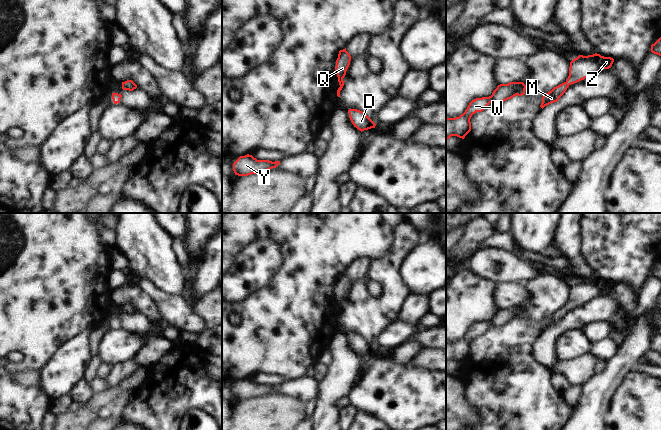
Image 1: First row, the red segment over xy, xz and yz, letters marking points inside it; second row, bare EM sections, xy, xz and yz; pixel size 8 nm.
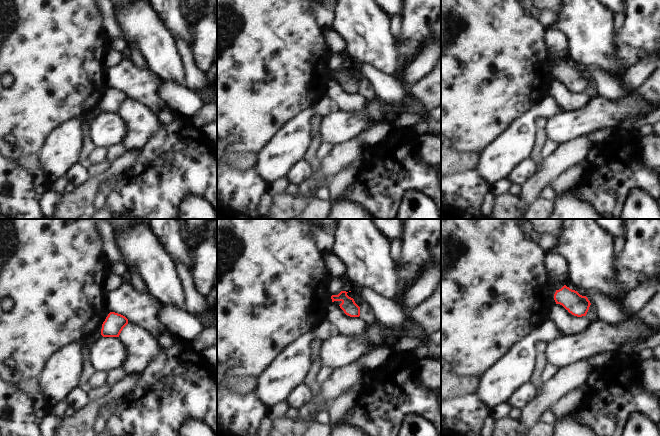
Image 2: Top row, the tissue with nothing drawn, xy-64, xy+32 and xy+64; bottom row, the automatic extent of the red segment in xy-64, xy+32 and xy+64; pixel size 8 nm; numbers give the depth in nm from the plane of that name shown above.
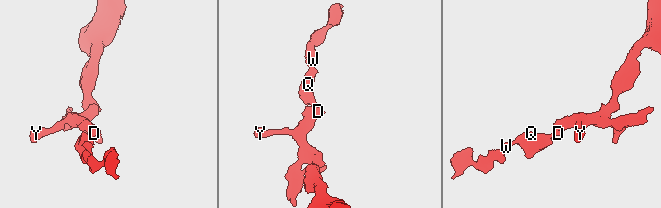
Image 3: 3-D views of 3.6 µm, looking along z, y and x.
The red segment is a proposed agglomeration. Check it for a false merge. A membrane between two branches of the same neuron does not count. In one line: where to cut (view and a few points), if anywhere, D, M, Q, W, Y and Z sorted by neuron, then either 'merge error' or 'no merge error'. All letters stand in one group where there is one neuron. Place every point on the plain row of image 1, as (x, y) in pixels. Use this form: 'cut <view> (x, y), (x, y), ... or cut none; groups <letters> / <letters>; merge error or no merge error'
cut none; groups D M Q W Y Z; no merge error

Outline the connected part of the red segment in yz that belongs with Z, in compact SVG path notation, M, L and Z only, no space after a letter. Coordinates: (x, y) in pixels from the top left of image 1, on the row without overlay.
M597 277L588 280L579 279L570 286L567 304L544 318L540 331L543 333L545 330L557 326L571 308L584 304L602 293L611 292L613 286L613 282L604 281Z

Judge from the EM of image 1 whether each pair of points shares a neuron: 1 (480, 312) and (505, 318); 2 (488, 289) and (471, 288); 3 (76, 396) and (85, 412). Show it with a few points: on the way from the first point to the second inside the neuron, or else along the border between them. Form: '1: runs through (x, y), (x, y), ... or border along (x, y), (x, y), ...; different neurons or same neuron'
1: border along (497, 292), (497, 311), (490, 319), (471, 325); different neurons
2: runs through (484, 289), (475, 289); same neuron
3: border along (93, 394), (87, 403); different neurons

